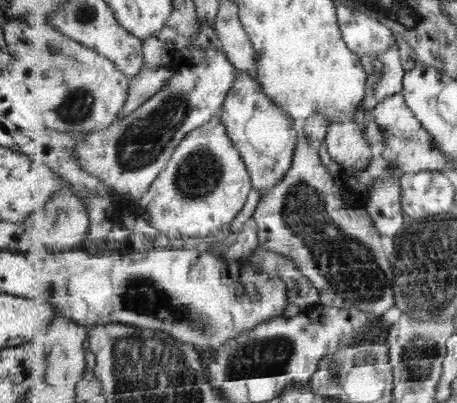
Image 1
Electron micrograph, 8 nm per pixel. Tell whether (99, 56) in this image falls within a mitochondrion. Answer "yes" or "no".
no

